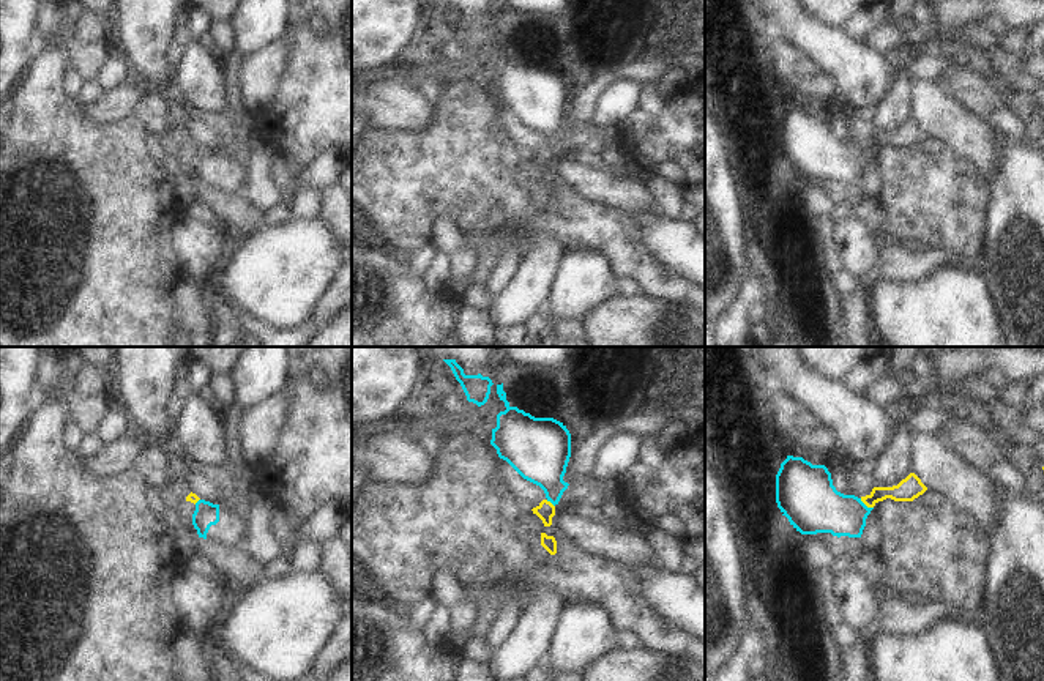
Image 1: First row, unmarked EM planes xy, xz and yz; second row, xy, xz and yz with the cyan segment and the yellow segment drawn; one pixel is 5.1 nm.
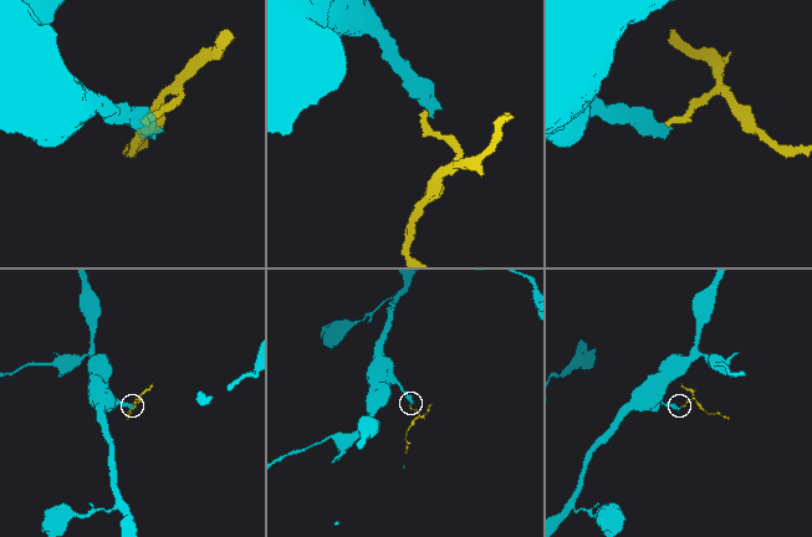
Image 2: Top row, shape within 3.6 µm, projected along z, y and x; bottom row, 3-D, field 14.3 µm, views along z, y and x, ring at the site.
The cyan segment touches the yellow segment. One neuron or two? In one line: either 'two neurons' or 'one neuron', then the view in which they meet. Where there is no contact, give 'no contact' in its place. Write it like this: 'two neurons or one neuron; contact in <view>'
two neurons; contact in yz

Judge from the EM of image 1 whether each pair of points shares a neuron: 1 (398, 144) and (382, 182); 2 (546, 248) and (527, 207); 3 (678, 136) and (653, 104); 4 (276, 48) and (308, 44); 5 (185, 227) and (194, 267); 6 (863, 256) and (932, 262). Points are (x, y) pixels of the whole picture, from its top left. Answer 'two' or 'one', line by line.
1: one
2: two
3: two
4: two
5: one
6: one

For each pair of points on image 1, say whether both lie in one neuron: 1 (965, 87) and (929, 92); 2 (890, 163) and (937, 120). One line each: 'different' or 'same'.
1: different
2: different

